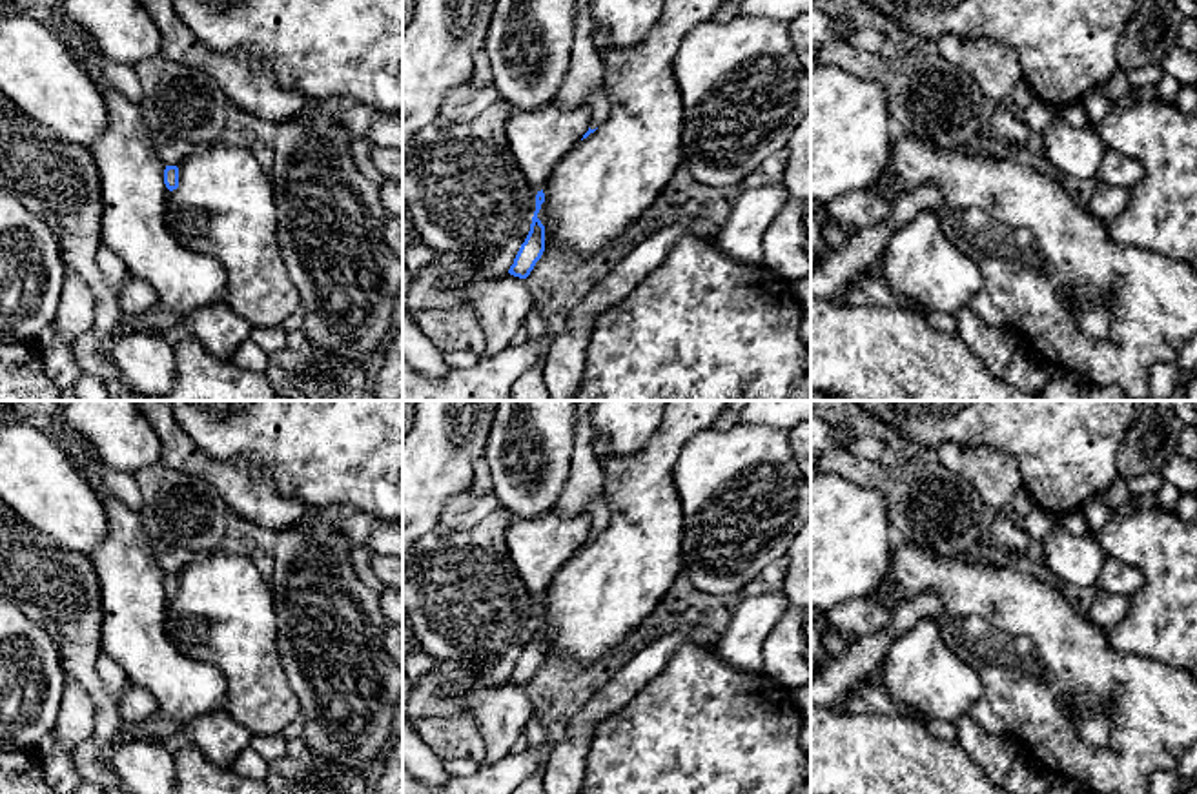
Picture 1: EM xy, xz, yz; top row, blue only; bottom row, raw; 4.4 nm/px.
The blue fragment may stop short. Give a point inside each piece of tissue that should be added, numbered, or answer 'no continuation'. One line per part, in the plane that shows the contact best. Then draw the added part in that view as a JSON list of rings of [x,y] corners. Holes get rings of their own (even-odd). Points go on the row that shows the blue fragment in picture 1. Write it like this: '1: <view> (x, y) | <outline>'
1: xz (598, 102) | [[[603,84],[596,87],[596,91],[588,98],[588,107],[590,107],[590,129],[599,127],[610,111],[610,102],[607,98]]]

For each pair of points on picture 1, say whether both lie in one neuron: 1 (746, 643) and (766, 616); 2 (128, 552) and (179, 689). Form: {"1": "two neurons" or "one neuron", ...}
{"1": "one neuron", "2": "one neuron"}

